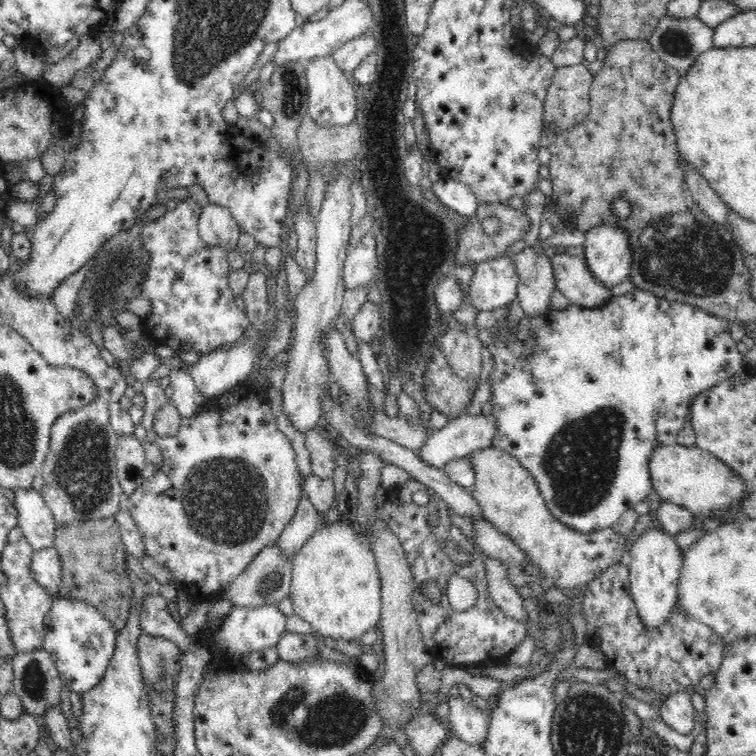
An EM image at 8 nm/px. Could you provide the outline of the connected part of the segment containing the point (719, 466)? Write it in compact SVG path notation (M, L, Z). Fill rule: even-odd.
M656 445L649 458L649 468L652 487L660 499L684 507L696 517L726 520L732 504L740 502L751 489L736 471L697 445Z

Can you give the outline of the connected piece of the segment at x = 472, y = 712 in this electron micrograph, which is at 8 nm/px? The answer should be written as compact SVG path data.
M450 696L450 733L471 745L482 745L489 728L489 712L480 710L474 702L466 702L462 697Z

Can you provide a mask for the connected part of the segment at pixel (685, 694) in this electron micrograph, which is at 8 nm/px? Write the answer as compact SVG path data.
M690 690L669 694L667 699L656 706L659 718L680 734L690 734L694 728L694 706L690 701Z

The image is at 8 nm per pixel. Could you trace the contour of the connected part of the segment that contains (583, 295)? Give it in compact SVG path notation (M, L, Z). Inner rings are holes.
M567 253L556 254L551 258L551 263L556 288L570 300L571 304L596 308L605 305L612 298L611 289L598 282L585 259Z

